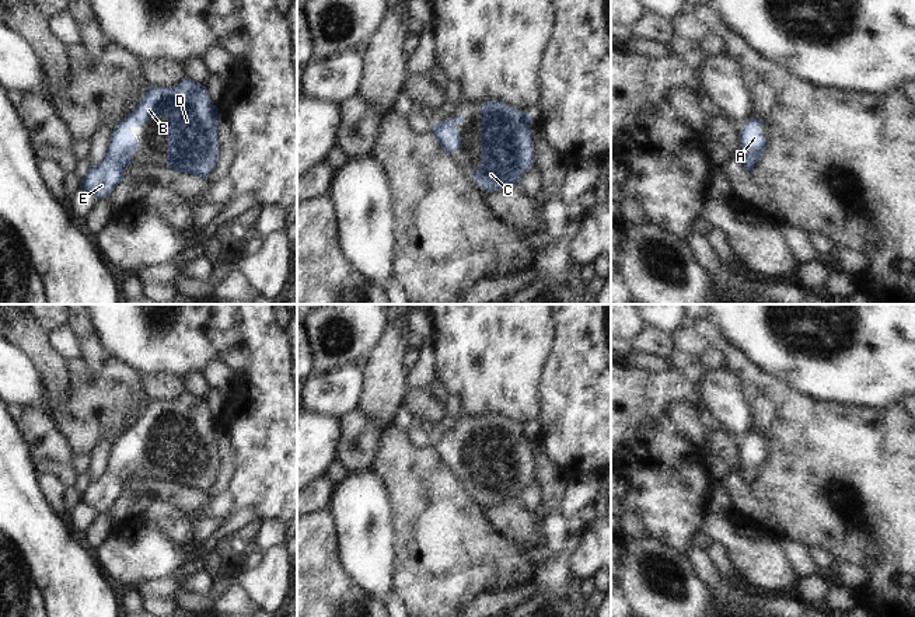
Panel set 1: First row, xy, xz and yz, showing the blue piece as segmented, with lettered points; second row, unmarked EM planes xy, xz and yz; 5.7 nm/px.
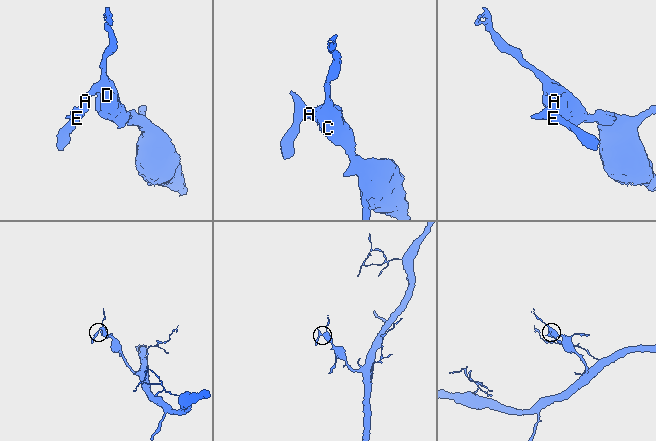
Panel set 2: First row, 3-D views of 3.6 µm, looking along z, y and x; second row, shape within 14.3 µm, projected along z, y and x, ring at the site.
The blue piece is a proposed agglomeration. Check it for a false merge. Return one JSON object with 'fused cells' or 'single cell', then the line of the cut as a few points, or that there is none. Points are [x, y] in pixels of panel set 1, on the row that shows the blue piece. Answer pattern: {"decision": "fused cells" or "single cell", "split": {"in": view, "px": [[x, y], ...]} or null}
{"decision": "single cell", "split": null}

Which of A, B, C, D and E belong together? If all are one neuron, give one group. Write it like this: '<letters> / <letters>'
A B C D E

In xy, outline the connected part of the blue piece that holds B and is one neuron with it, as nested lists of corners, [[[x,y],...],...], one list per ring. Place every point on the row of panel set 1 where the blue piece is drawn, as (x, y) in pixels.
[[[185,77],[172,87],[149,87],[139,101],[139,105],[118,123],[111,135],[108,151],[102,160],[91,165],[81,179],[80,188],[91,192],[97,199],[109,195],[123,179],[123,171],[133,164],[132,156],[137,149],[137,142],[132,133],[132,126],[143,126],[157,115],[167,116],[167,165],[175,171],[209,178],[214,170],[220,153],[217,142],[217,125],[220,118],[217,107],[209,98],[205,84],[198,84]]]

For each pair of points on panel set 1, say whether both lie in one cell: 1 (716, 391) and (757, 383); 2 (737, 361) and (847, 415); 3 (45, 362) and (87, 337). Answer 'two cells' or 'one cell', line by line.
1: two cells
2: one cell
3: two cells

